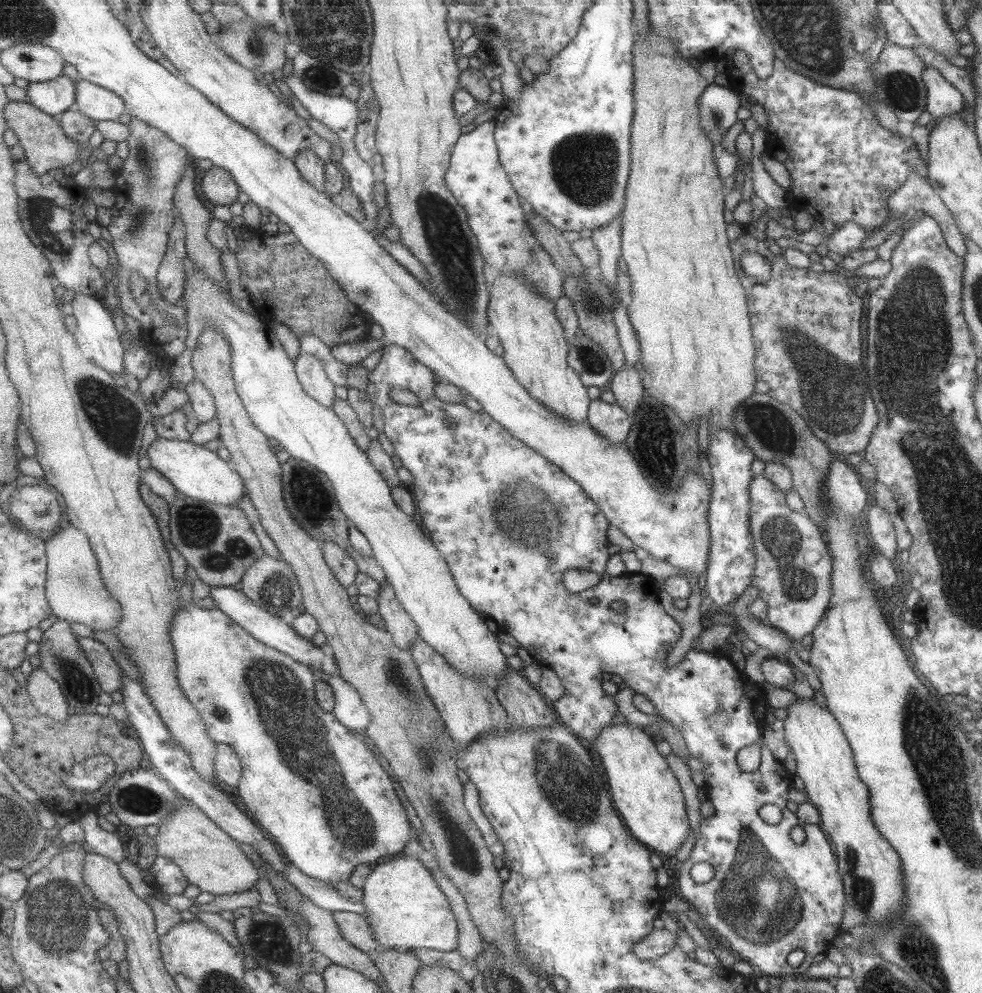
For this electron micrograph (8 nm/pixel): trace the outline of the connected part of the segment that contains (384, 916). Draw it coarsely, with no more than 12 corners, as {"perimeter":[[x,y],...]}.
{"perimeter":[[401,854],[368,876],[382,949],[459,946],[433,873]]}

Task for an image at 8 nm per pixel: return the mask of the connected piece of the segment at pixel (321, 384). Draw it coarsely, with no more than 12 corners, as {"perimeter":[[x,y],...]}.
{"perimeter":[[299,352],[295,364],[305,390],[332,407],[336,384],[325,361]]}

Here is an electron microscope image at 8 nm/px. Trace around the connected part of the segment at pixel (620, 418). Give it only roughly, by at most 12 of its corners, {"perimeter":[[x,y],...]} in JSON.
{"perimeter":[[593,399],[586,423],[624,444],[632,420],[617,403]]}

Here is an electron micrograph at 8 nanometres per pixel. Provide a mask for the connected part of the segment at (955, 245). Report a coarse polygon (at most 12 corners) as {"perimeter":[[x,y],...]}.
{"perimeter":[[909,174],[886,198],[891,217],[911,208],[939,224],[947,248],[962,258],[964,236],[928,180]]}

